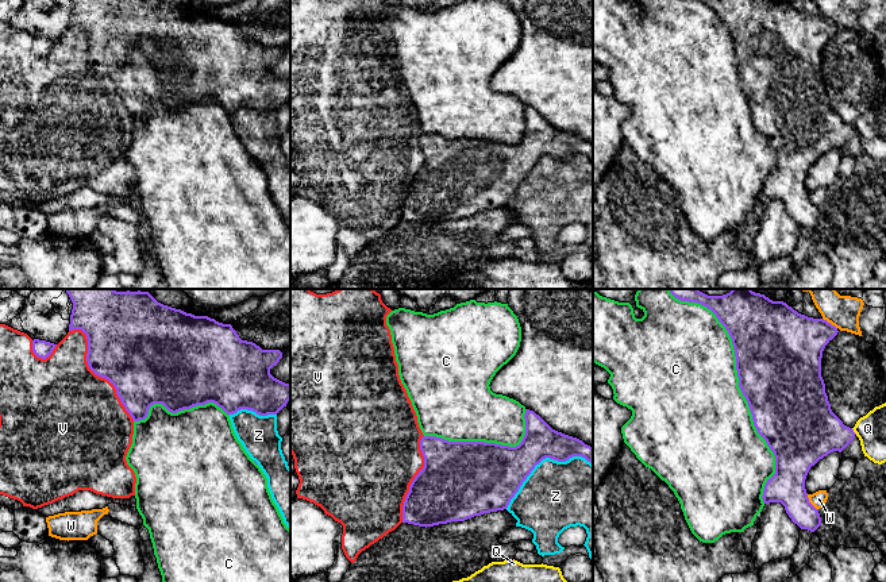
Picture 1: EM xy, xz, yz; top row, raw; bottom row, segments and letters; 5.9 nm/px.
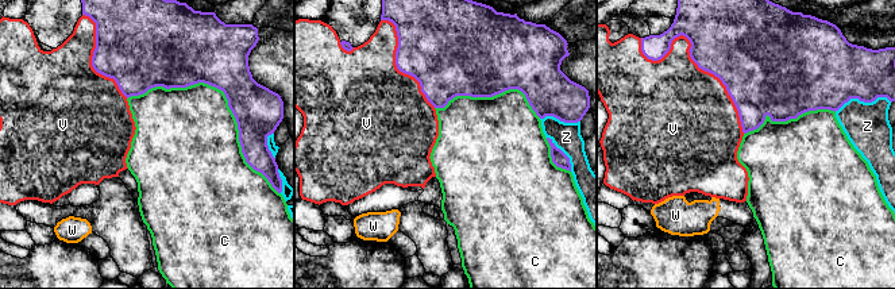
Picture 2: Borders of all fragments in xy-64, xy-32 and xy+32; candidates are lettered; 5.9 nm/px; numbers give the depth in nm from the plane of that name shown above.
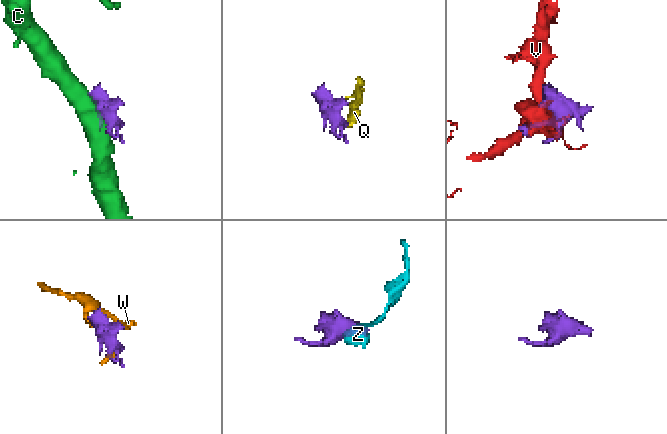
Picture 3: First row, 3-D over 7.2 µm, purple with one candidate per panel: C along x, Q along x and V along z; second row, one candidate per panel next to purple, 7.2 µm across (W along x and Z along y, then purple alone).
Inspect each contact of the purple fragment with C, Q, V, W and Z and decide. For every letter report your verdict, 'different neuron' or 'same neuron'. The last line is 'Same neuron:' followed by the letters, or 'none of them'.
C: different neuron
Q: different neuron
V: different neuron
W: different neuron
Z: different neuron
Same neuron: none of them

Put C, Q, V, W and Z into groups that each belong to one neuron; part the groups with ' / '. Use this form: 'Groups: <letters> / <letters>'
Groups: C / Q / V / W / Z

